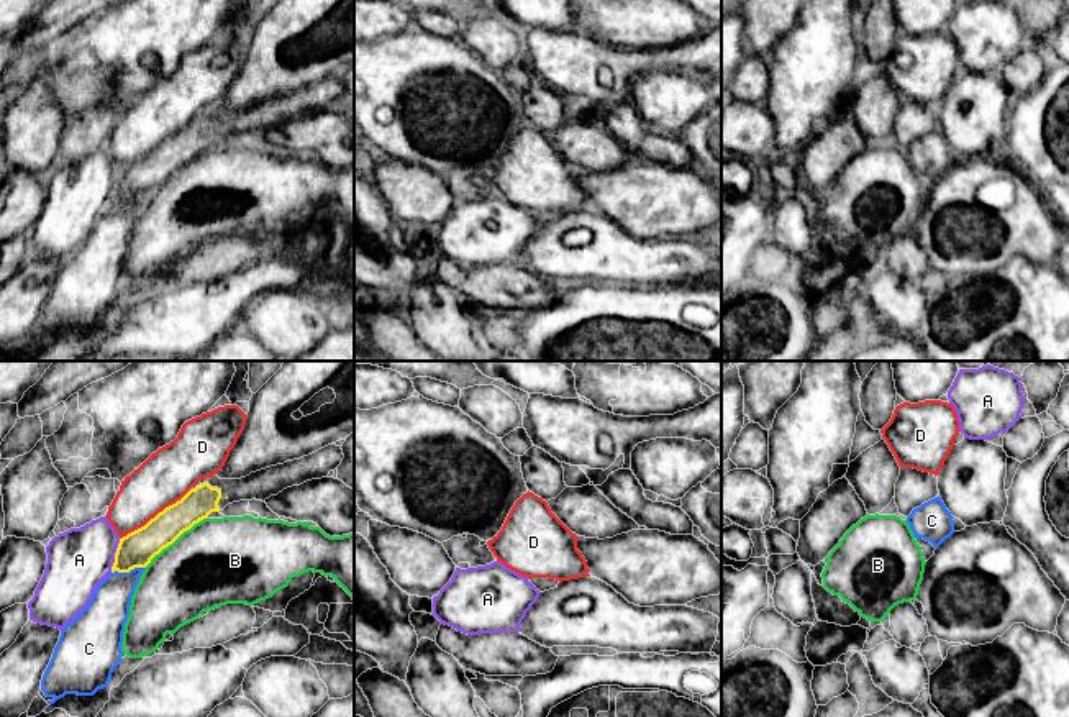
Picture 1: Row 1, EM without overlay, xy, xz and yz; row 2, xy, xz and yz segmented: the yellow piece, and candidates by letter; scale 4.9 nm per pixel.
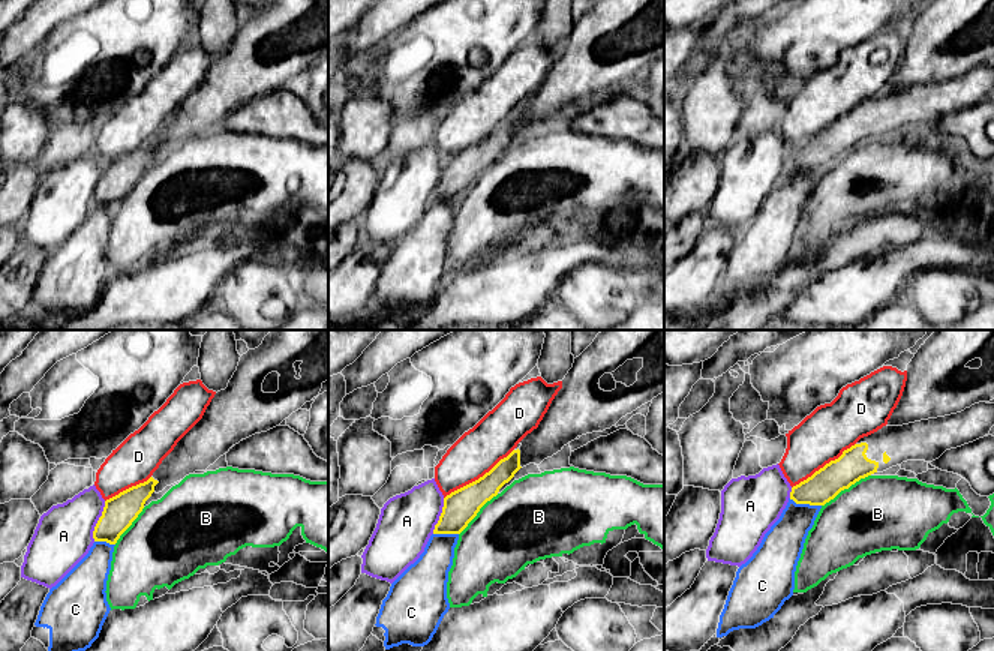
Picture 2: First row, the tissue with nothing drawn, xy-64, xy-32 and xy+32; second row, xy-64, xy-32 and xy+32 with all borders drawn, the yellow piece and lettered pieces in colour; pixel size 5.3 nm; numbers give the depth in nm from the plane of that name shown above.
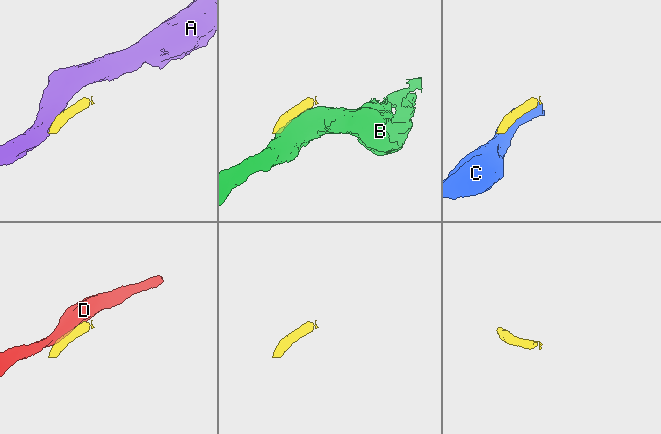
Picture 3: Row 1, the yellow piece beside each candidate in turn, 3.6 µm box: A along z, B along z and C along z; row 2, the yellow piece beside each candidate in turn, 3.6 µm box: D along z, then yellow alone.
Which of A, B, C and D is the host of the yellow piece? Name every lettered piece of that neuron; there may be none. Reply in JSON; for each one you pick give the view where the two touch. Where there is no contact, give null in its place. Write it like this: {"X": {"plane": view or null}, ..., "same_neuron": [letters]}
{"same_neuron": []}

